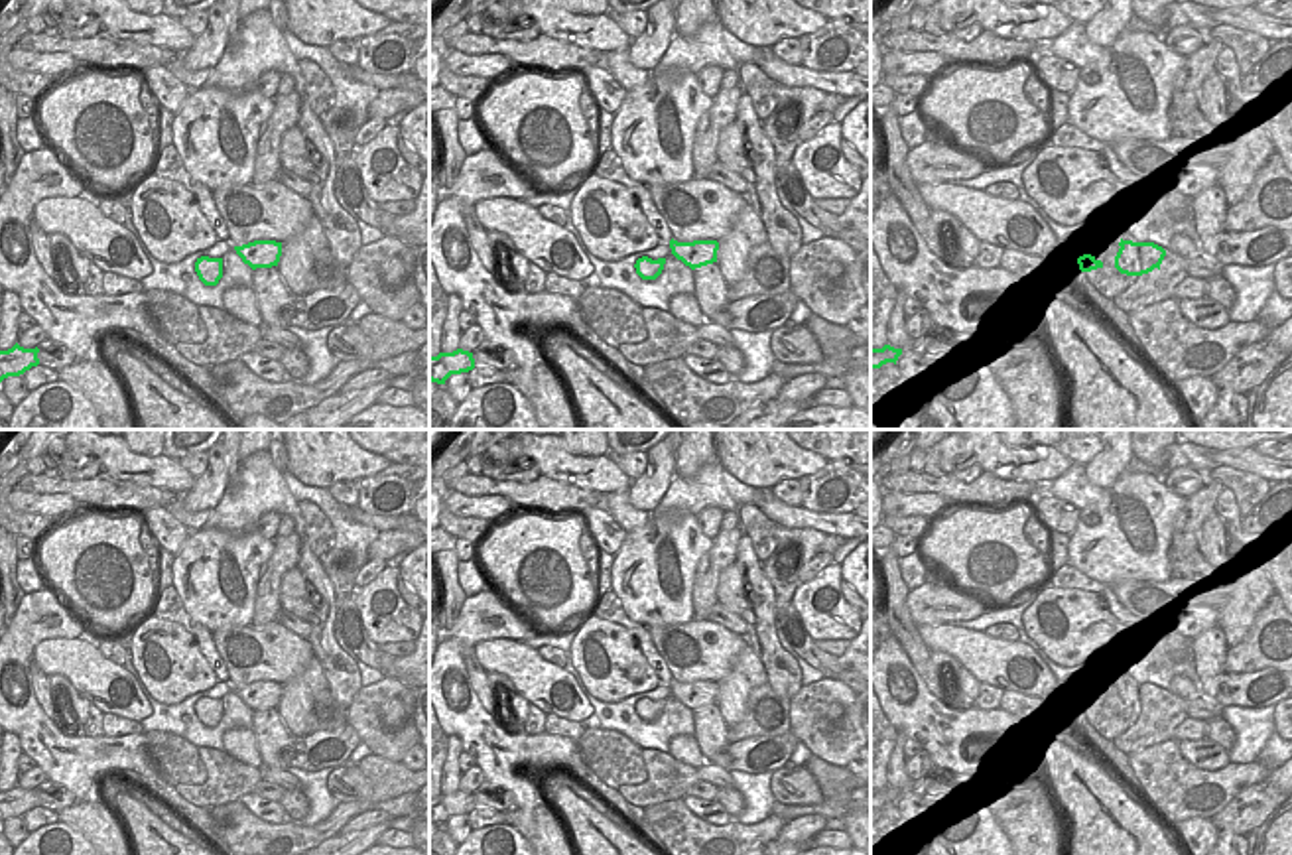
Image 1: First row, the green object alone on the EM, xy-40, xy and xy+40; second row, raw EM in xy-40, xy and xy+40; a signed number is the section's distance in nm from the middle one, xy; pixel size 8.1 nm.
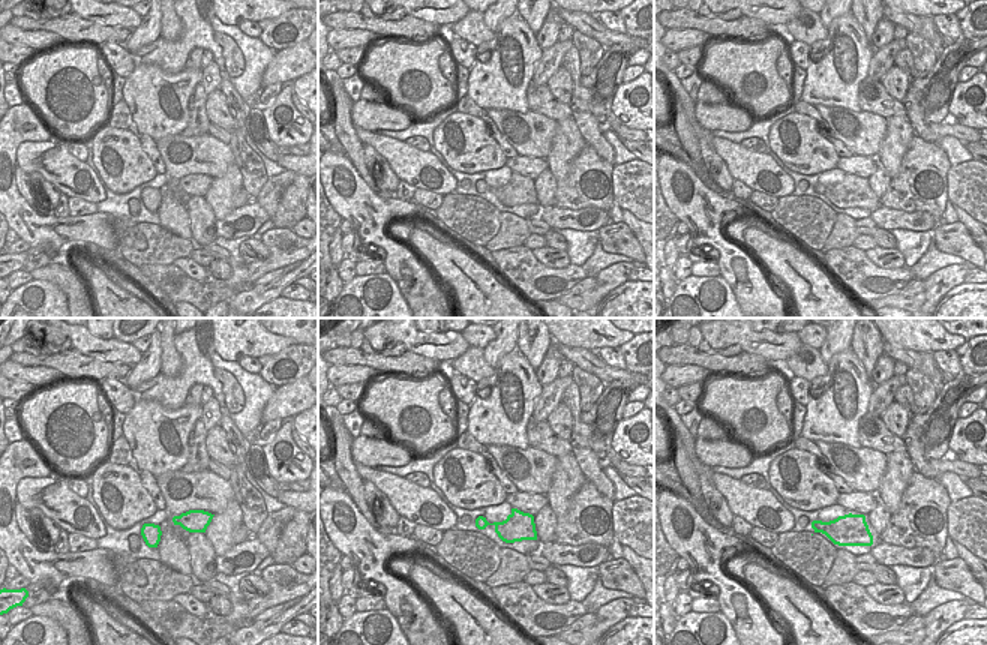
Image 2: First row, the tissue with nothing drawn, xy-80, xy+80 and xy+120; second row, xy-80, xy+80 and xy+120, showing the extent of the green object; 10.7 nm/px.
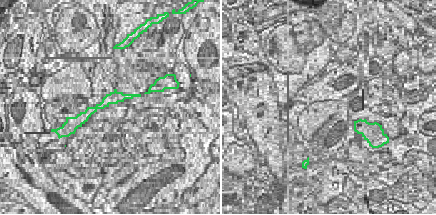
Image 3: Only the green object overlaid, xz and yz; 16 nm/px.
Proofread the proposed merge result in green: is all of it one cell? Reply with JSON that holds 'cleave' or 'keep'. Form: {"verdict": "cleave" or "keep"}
{"verdict": "cleave"}

